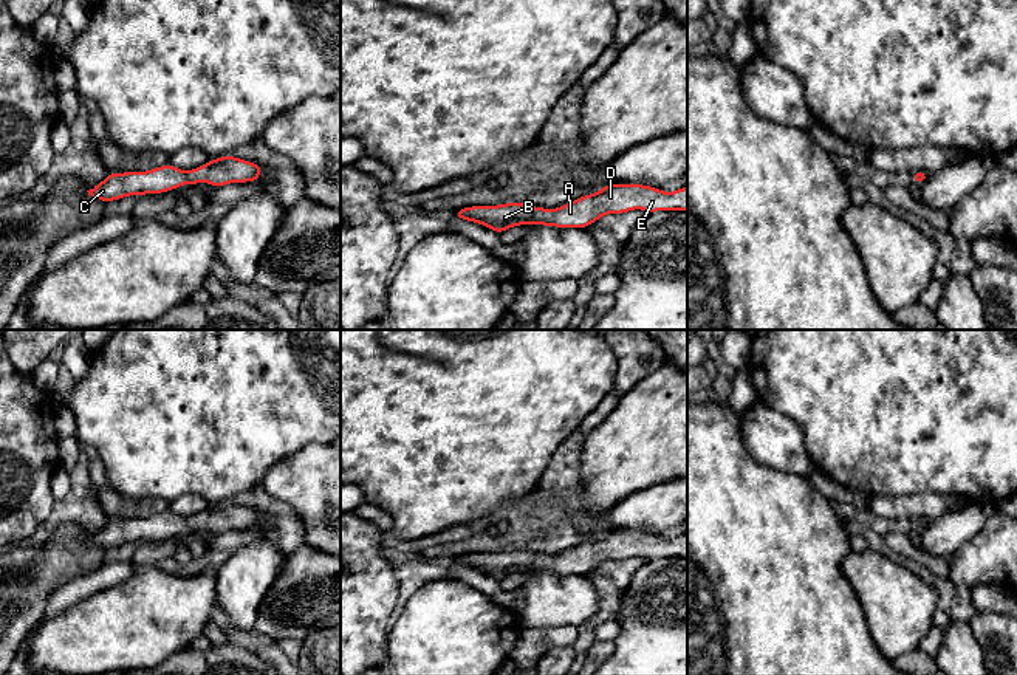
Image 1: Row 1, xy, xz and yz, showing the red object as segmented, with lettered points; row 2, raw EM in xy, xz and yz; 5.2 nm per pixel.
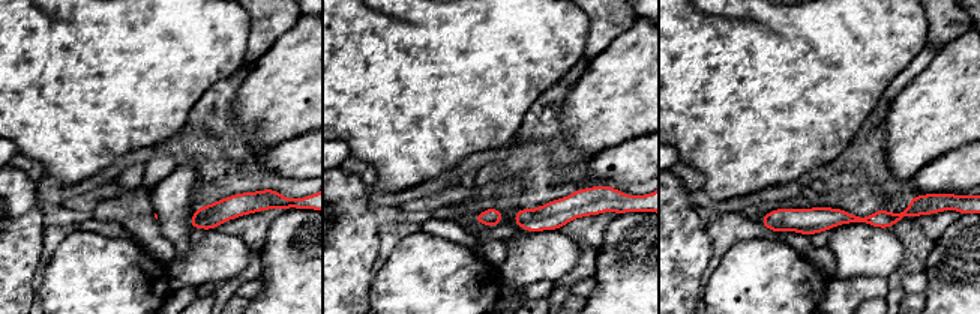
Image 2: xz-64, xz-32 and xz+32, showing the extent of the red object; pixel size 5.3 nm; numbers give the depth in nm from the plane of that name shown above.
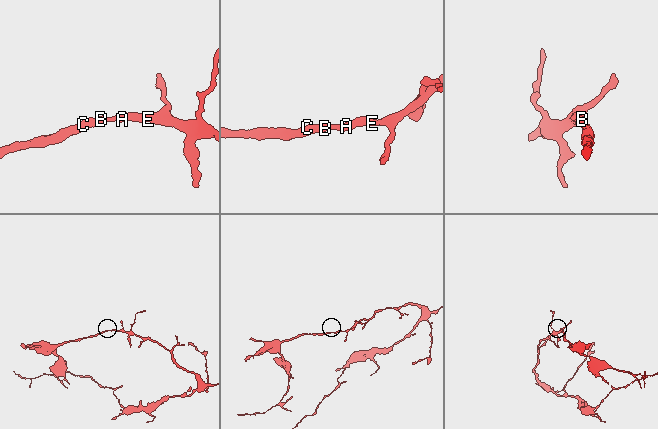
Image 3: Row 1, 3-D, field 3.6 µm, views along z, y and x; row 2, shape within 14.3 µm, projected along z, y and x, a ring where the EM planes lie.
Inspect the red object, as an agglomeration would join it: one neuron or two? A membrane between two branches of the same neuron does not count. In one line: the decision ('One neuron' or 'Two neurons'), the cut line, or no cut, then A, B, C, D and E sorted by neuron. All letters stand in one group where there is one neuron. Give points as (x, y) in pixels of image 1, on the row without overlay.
One neuron. No split. Groups: A B C D E

